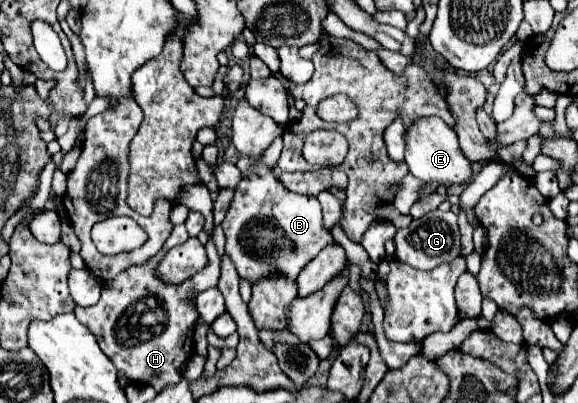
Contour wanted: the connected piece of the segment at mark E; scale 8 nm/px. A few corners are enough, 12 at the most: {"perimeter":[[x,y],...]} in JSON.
{"perimeter":[[439,117],[407,131],[409,173],[443,187],[467,185],[471,161]]}

